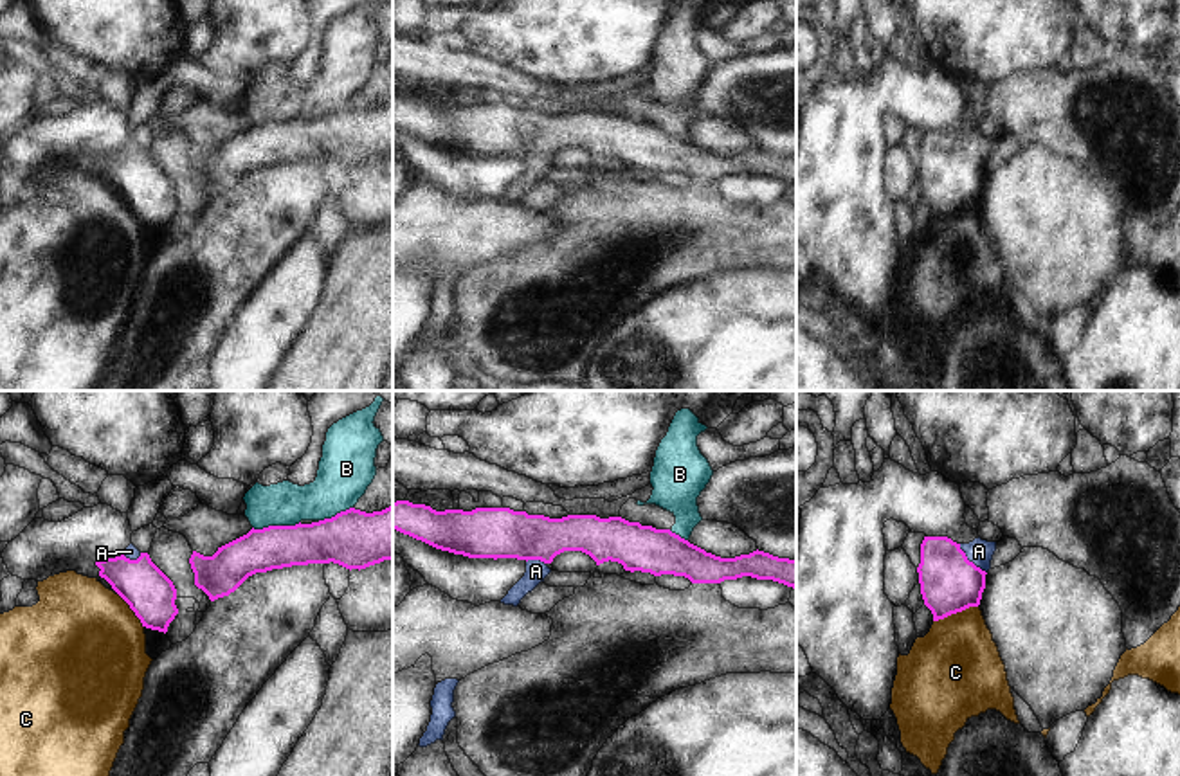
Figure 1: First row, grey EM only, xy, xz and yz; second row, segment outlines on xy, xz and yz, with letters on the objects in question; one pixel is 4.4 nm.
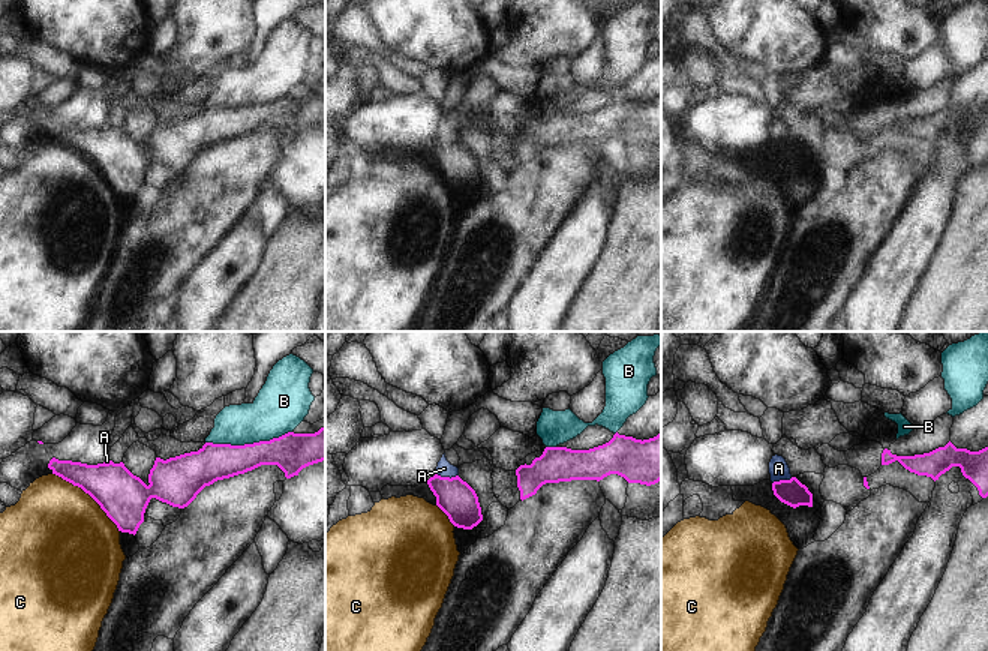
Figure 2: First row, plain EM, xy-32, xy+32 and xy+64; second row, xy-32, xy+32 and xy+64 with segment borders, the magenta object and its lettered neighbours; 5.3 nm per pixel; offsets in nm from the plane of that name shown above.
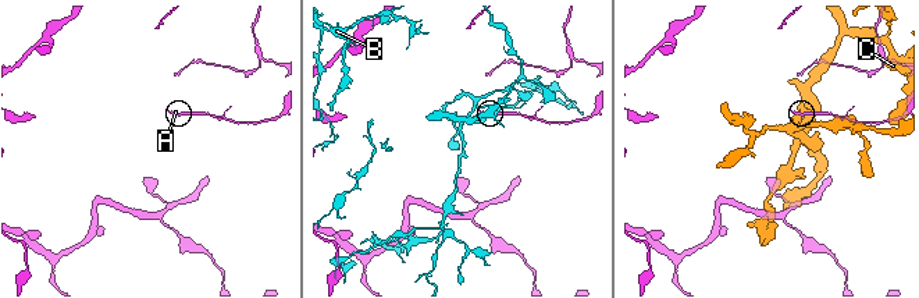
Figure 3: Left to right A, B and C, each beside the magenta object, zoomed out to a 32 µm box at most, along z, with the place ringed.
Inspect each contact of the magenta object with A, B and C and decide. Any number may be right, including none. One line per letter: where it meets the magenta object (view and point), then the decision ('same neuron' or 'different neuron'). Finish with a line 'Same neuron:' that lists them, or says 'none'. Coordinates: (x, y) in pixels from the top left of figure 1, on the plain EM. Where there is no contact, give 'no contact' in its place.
A: yz (968, 157) | same neuron
B: xy (276, 123) | different neuron
C: yz (955, 209) | different neuron
Same neuron: A

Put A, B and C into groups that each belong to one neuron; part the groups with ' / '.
A / B / C

